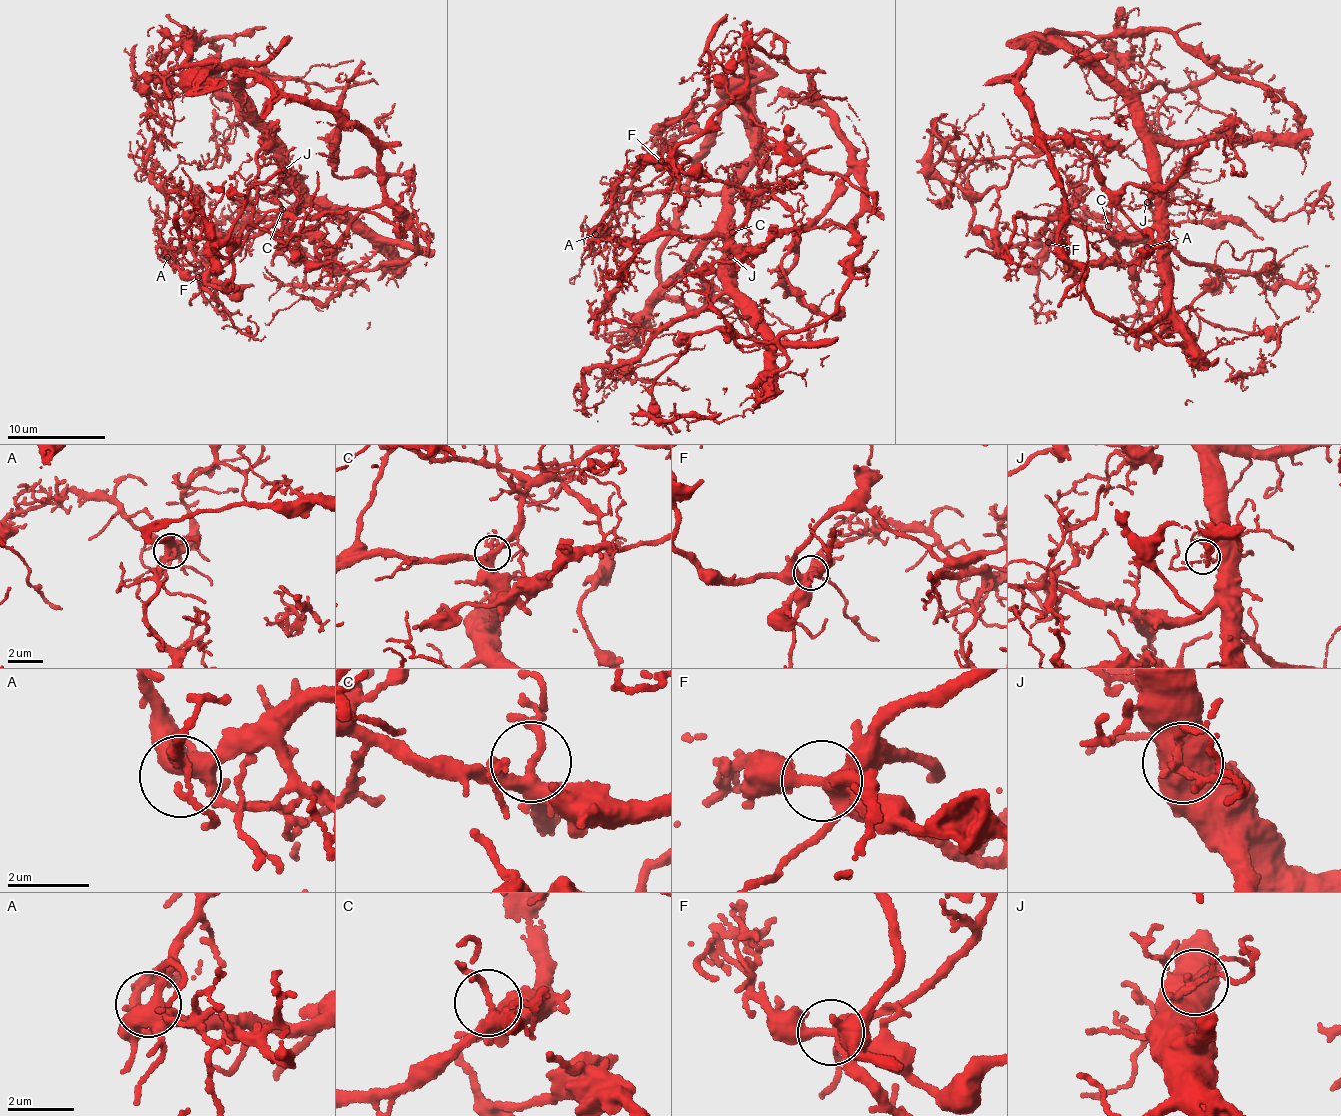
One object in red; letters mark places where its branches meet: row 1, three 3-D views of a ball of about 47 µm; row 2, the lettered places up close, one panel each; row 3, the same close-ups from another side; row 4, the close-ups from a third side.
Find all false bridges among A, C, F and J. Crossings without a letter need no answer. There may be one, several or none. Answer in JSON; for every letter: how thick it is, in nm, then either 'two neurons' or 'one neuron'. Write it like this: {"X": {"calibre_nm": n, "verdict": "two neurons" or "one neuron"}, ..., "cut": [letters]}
{"A": {"calibre_nm": 440, "verdict": "one neuron"}, "C": {"calibre_nm": 280, "verdict": "one neuron"}, "F": {"calibre_nm": 420, "verdict": "one neuron"}, "J": {"calibre_nm": 150, "verdict": "one neuron"}, "cut": []}

